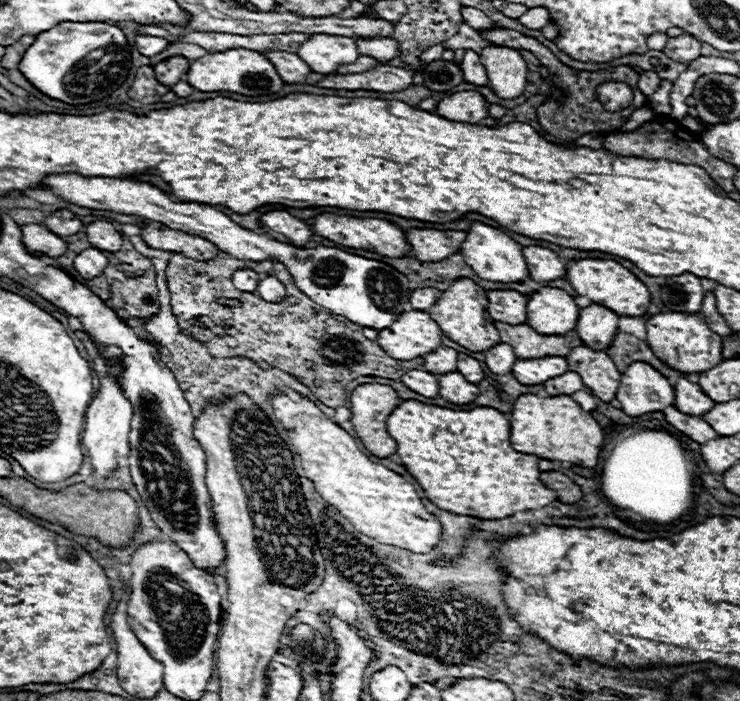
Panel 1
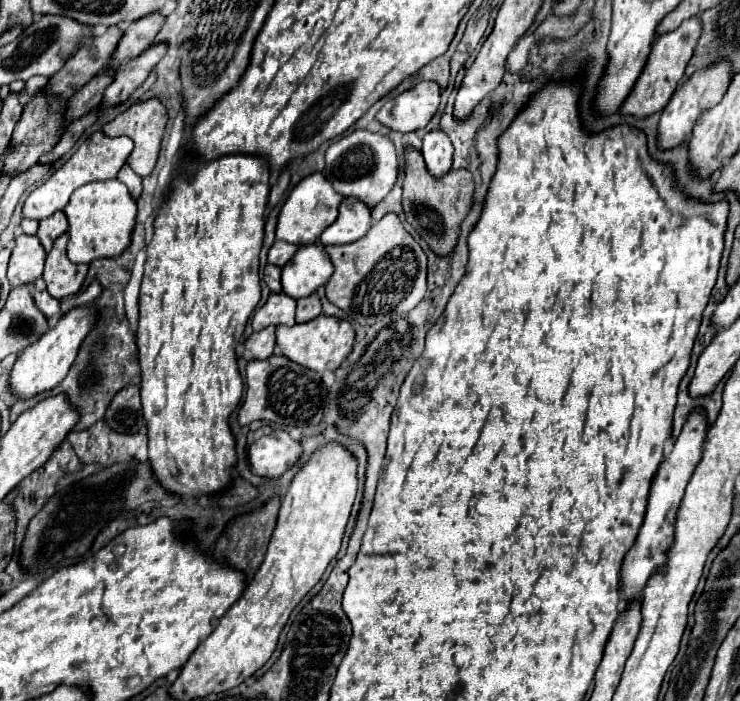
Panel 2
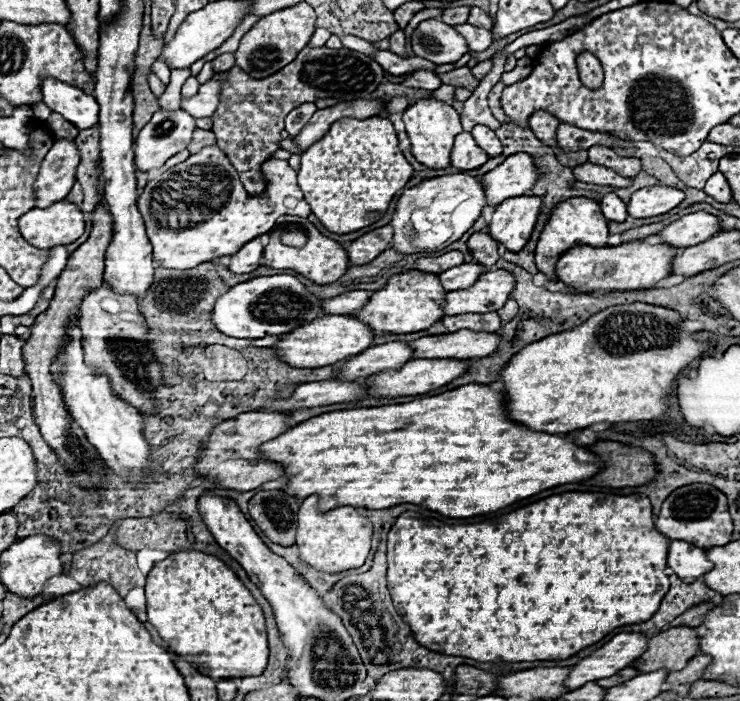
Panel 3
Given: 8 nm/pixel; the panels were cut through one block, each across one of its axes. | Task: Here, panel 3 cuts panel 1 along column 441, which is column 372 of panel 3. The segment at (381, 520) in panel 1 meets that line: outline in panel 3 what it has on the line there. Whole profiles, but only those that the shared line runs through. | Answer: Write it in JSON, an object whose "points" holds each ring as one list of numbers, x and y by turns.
{"points":[[308,496,298,510,298,534,296,544,300,550,300,558,322,572,342,572,350,568,358,568,364,564,370,544,372,544,372,522,358,512,354,506,338,506,328,512,318,508,318,496]]}

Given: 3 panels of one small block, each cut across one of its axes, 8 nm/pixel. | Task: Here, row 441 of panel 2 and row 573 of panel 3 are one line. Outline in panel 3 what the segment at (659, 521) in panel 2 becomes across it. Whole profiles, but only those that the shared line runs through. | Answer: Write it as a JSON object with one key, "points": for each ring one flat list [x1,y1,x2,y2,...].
{"points":[[672,540,668,550,668,566,682,578,682,580,698,580,706,572,714,568,714,564,706,558,706,550,688,544,684,540]]}

